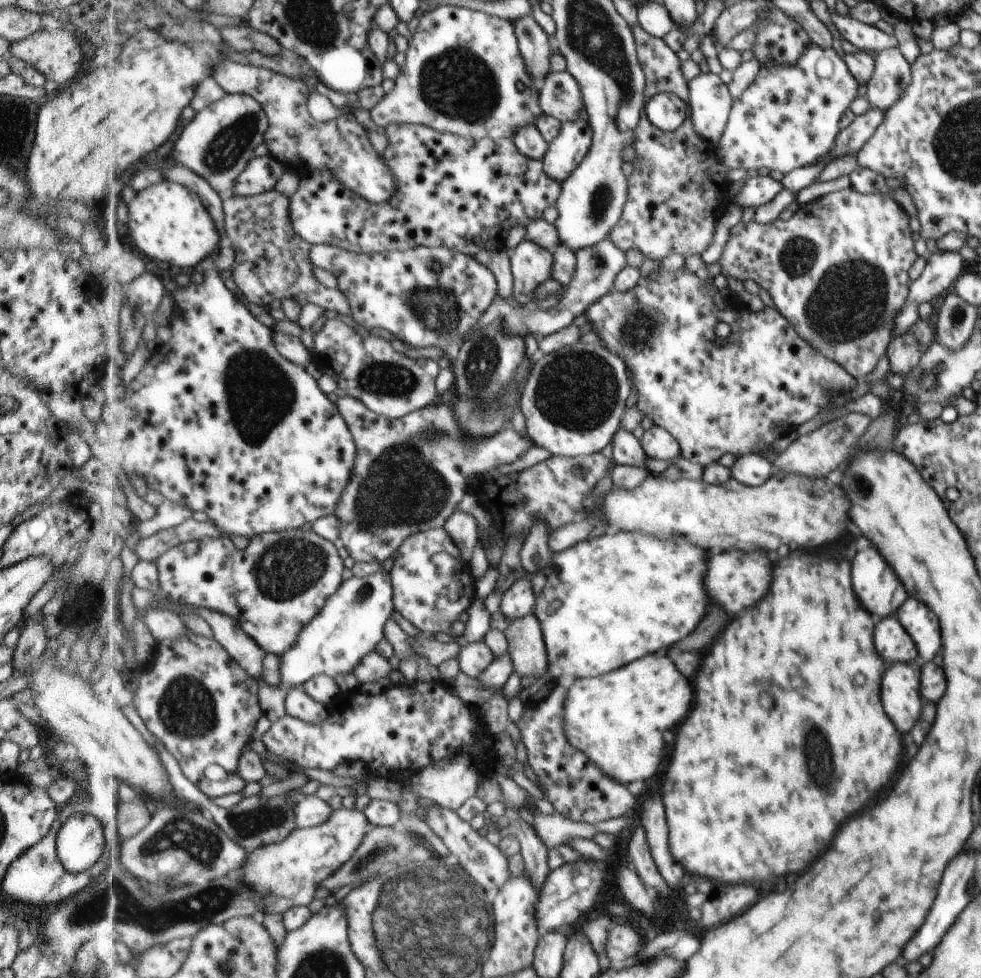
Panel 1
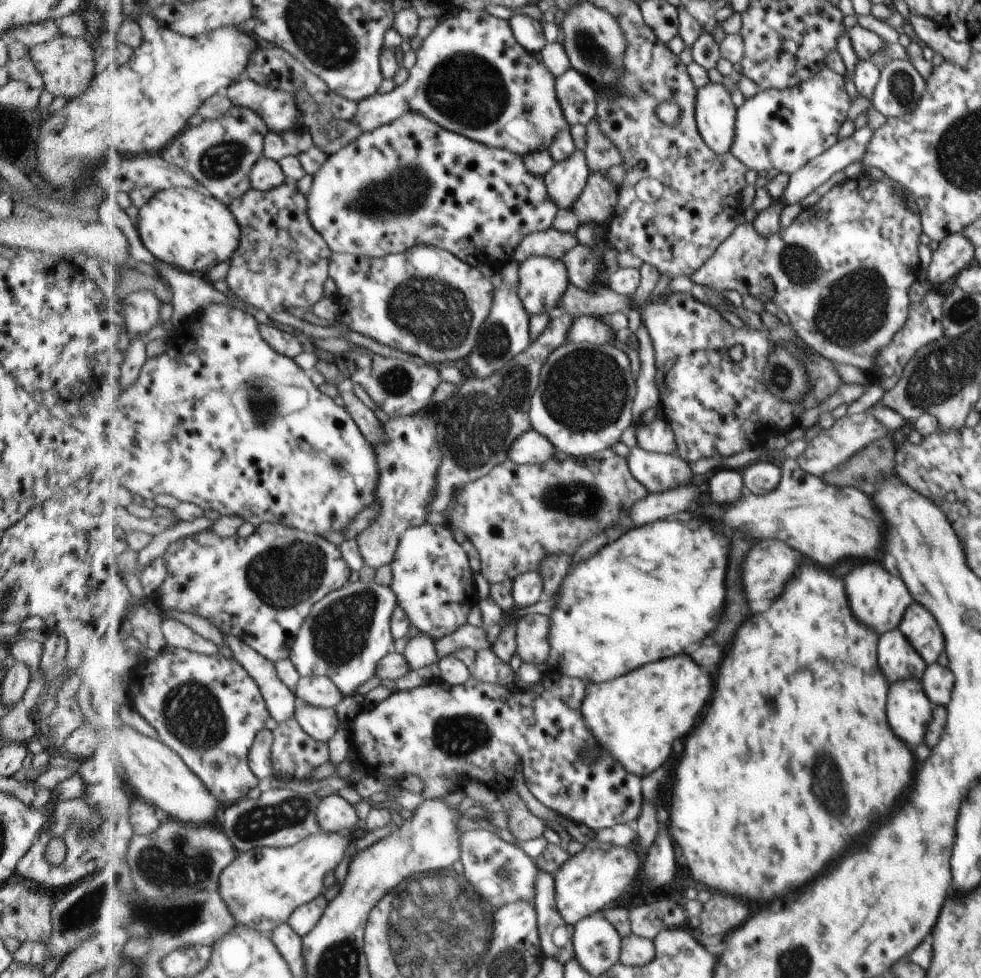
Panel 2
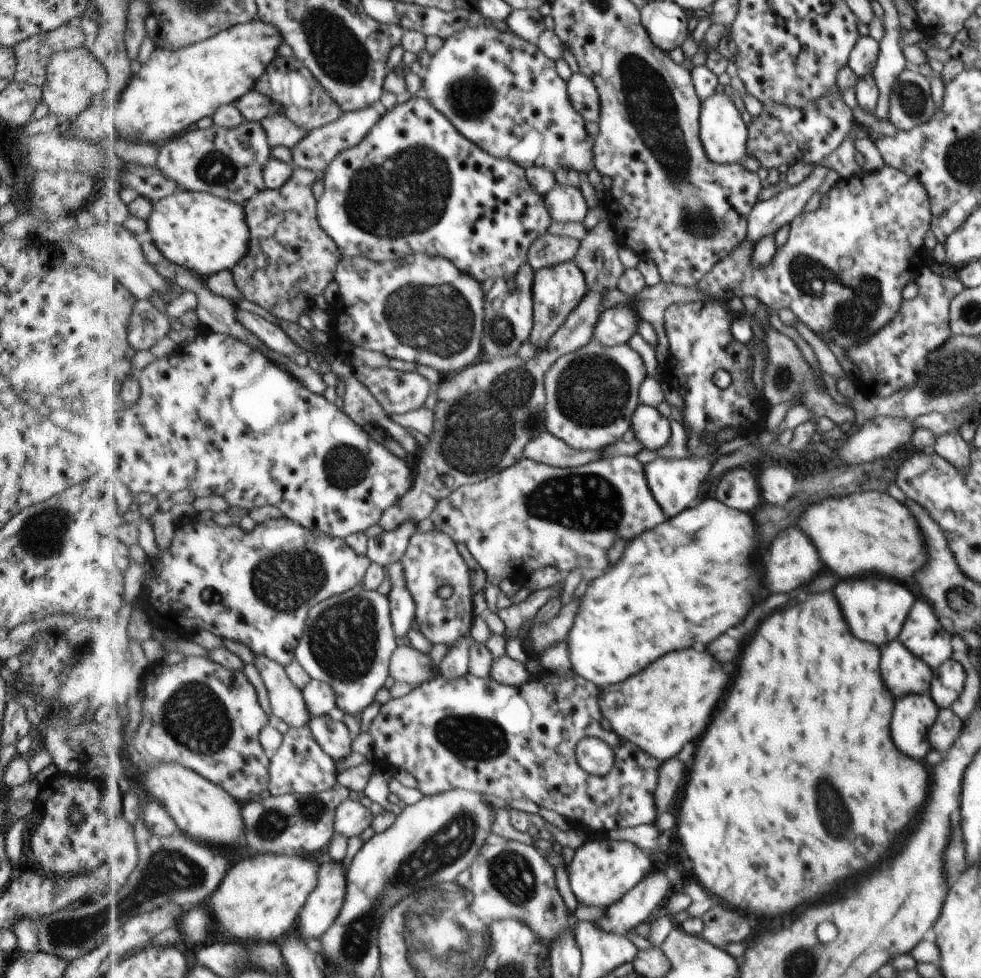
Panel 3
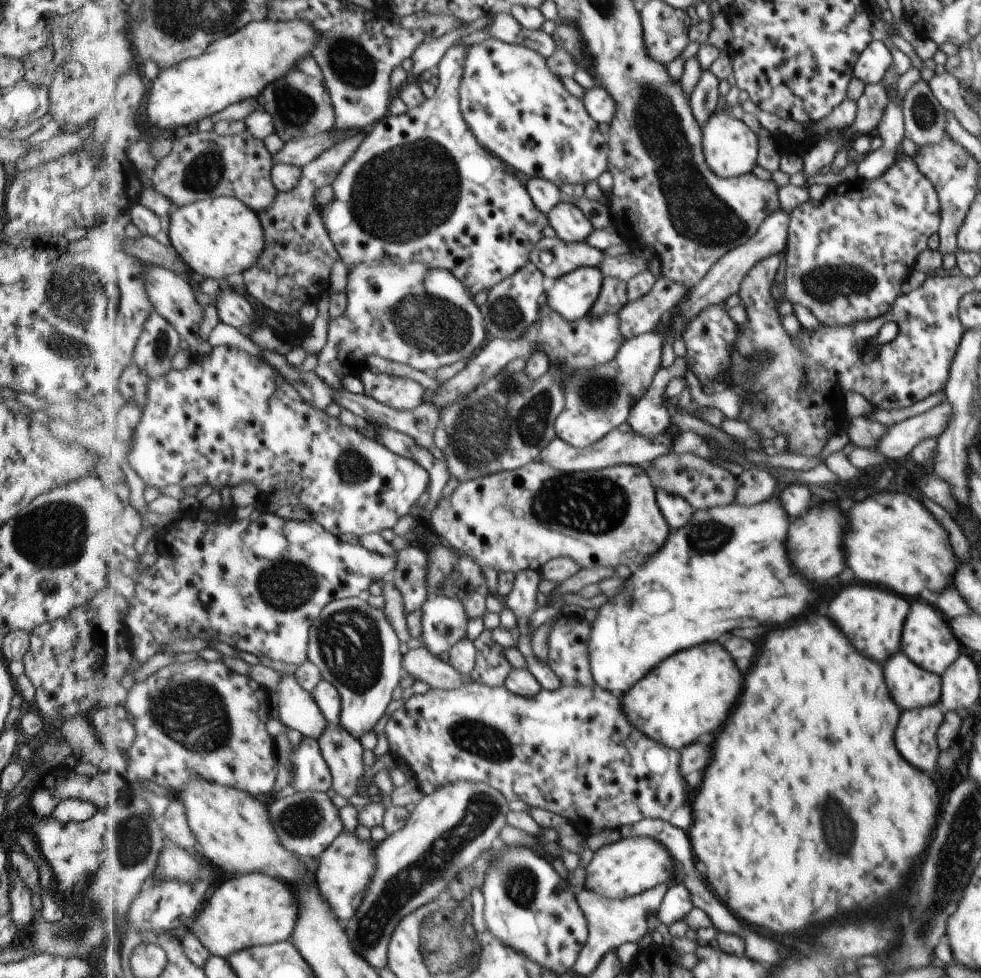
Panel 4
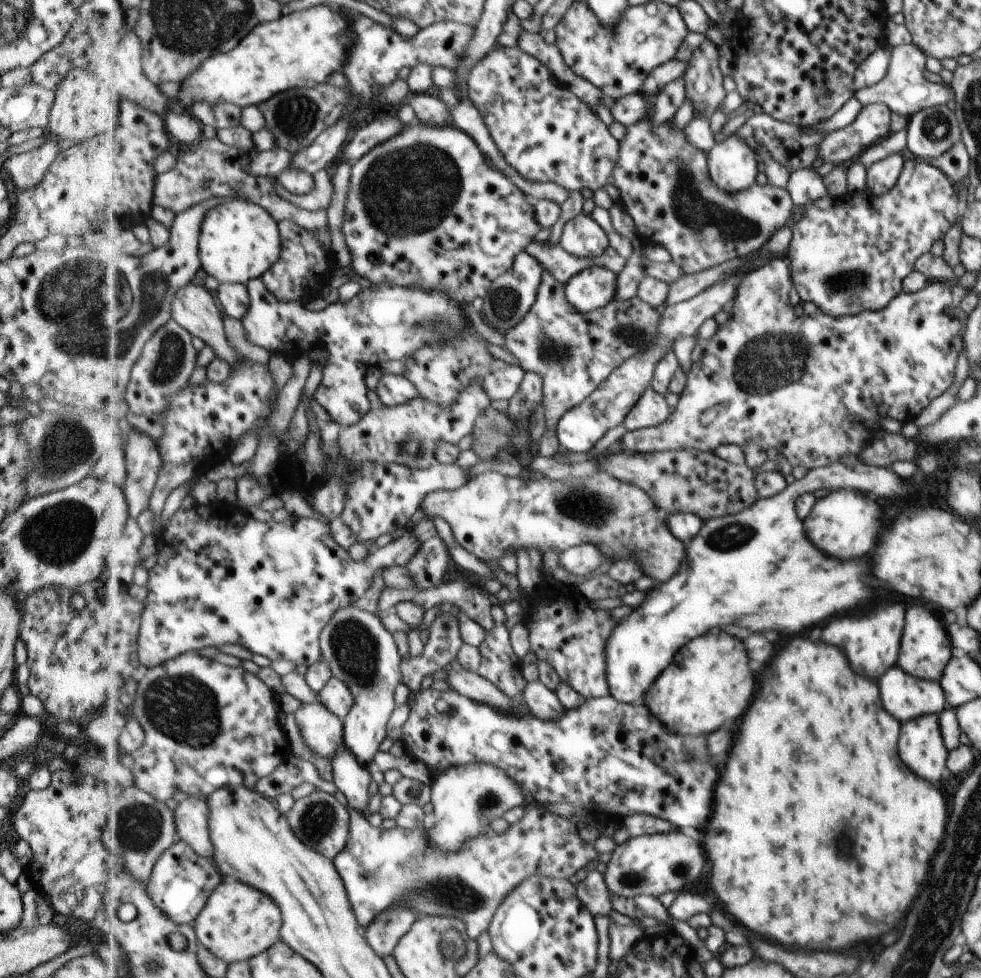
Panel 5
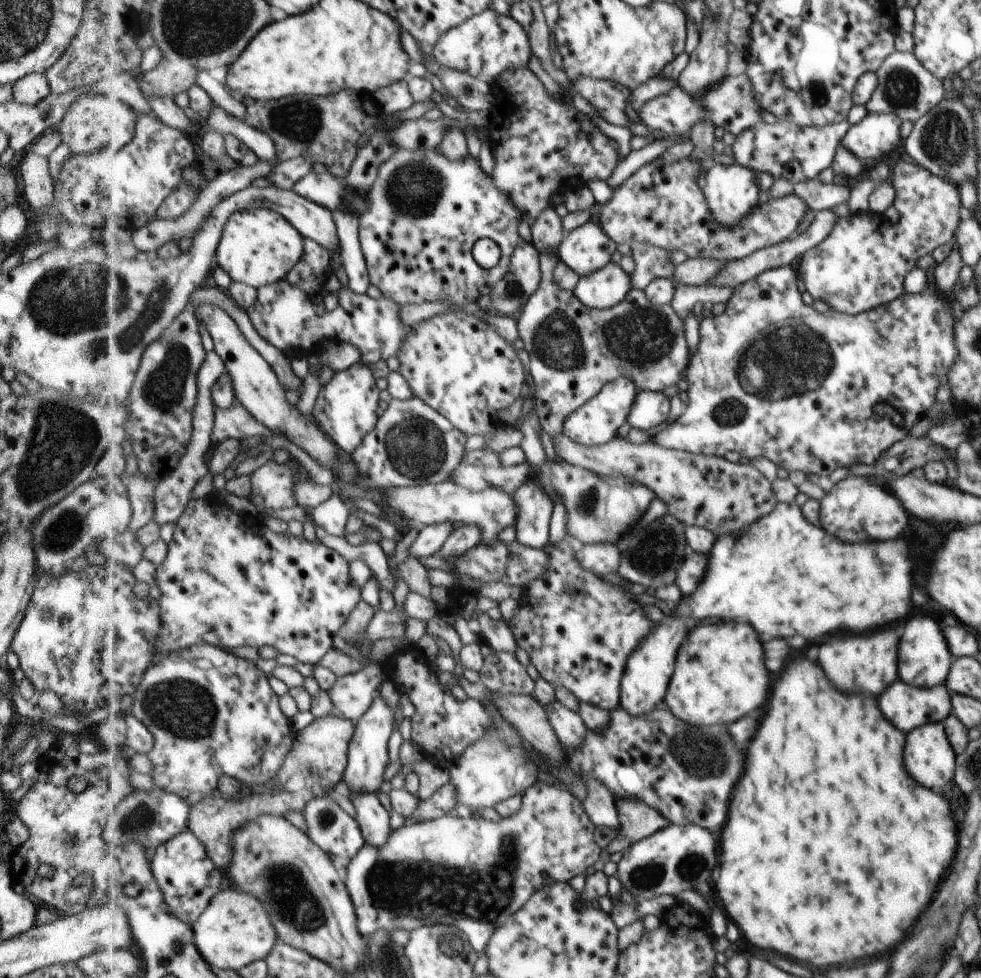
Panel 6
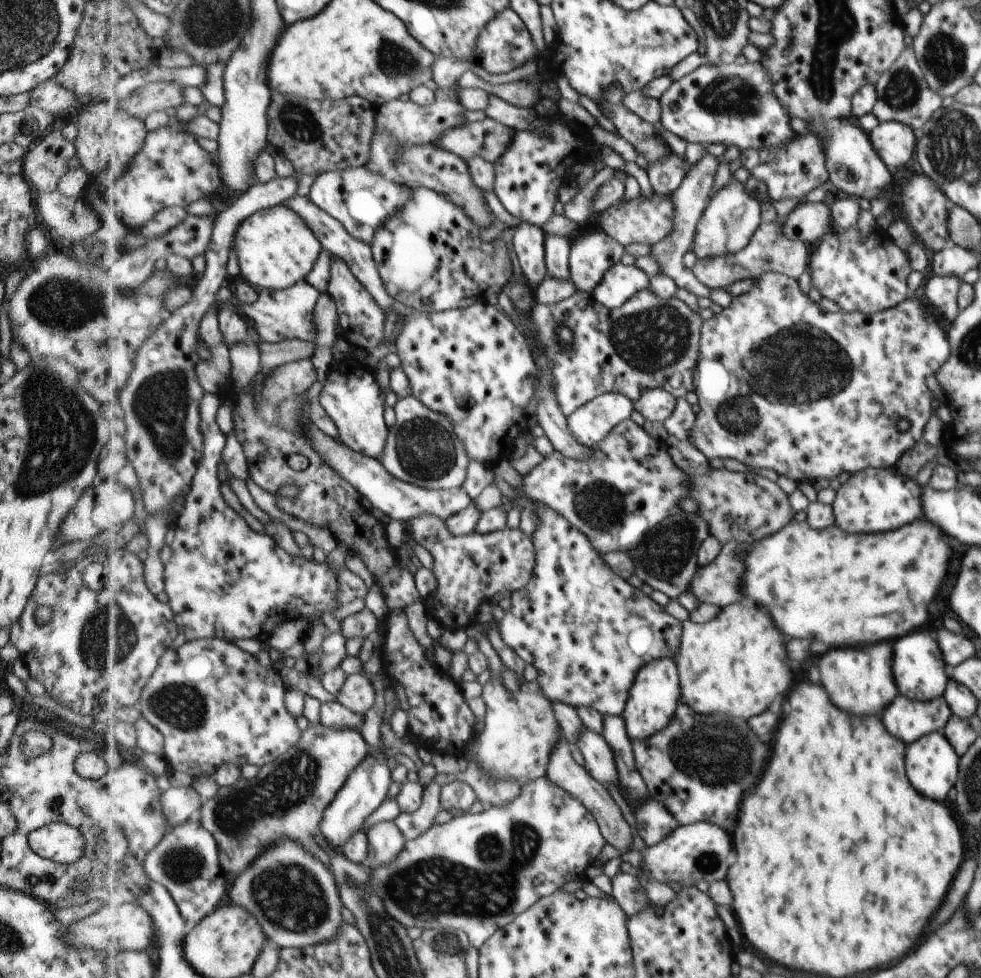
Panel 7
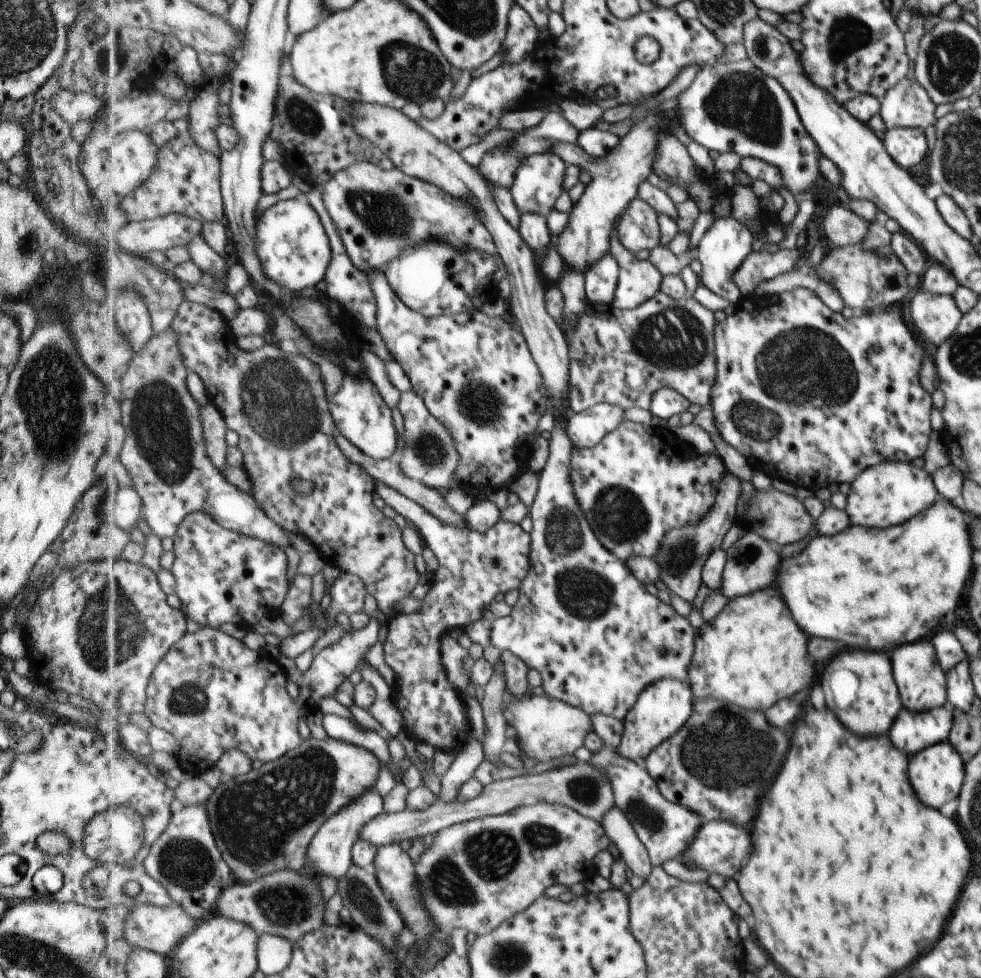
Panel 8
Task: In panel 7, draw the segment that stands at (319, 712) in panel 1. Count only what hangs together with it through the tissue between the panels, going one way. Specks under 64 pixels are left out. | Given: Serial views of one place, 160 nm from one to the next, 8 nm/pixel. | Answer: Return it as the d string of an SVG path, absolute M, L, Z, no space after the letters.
M395 821L376 824L368 832L370 840L367 865L371 869L390 865L406 846L406 838Z

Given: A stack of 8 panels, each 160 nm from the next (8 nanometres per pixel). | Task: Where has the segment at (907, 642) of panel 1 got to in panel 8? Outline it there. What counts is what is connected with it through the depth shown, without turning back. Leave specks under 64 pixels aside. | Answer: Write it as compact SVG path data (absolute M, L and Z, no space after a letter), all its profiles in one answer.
M952 707L934 708L931 711L912 713L901 708L887 732L895 748L903 750L906 756L917 755L919 751L949 739L953 726Z

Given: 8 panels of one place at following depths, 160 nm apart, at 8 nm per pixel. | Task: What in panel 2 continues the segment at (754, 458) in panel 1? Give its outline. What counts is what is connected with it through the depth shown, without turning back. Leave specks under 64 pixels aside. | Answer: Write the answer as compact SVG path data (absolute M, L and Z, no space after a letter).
M762 458L748 467L743 468L743 478L749 493L768 495L779 482L780 468L777 462L762 461Z

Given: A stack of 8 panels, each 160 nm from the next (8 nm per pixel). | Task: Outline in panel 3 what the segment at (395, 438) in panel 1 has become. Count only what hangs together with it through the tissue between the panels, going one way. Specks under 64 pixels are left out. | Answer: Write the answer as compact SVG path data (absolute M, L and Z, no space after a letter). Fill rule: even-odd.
M543 431L526 448L525 458L561 468L580 467L601 459L603 449L580 451L569 446L551 432ZM407 521L394 531L384 531L377 537L368 539L367 556L377 564L389 568L406 555L410 538L415 534L416 523Z

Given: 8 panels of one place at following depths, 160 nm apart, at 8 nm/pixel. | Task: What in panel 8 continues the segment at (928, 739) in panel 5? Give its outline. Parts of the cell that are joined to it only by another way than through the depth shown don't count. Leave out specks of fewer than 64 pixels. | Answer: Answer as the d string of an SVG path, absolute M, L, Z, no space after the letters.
M937 743L911 755L911 784L915 784L915 792L919 792L919 800L929 808L939 808L941 804L953 800L961 793L963 776L963 762L957 751L948 743Z

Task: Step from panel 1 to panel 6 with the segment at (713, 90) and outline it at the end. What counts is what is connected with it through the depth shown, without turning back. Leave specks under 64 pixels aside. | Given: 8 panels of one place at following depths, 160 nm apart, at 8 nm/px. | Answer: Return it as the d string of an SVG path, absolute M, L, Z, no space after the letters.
M737 160L729 166L713 164L701 181L701 187L715 220L727 227L739 226L746 215L759 206L761 194L759 194L757 172L749 166L741 165Z

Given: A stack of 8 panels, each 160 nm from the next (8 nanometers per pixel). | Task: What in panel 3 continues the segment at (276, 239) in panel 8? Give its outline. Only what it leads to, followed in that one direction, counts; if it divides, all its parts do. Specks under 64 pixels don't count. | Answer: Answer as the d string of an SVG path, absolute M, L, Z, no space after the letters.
M179 189L175 194L154 203L154 209L147 224L147 227L140 230L147 237L152 238L161 253L171 262L204 279L224 270L232 271L250 250L251 231L244 205L211 193Z

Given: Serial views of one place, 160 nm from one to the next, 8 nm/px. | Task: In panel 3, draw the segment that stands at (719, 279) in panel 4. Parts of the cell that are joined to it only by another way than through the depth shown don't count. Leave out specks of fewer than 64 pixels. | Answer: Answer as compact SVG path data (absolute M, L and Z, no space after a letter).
M817 164L809 176L797 185L792 185L766 201L759 201L750 214L748 240L755 245L763 237L774 235L781 226L801 214L805 202L811 198L812 193L817 192L827 171Z

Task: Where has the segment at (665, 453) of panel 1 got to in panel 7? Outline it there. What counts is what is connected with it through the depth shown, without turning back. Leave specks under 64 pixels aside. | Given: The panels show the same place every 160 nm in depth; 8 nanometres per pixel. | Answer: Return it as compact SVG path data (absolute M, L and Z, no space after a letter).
M664 388L647 389L634 407L645 420L664 423L678 406L678 397Z

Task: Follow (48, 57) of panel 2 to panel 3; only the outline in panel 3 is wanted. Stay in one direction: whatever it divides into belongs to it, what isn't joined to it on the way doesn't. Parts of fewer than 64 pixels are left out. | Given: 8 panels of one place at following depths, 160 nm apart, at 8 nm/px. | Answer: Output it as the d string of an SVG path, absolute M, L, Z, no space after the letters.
M87 45L68 51L59 51L53 54L47 63L46 79L41 86L41 90L41 102L47 106L48 114L56 116L58 121L66 119L74 121L75 117L89 106L95 95L101 97L103 92L107 90L107 74L98 60L91 54Z

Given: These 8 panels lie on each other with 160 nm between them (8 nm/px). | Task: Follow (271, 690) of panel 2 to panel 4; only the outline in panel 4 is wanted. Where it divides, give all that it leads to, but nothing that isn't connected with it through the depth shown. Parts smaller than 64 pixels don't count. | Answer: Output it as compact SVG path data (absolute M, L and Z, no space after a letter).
M281 672L279 688L274 692L278 698L276 708L279 720L283 725L319 741L329 723L315 698L297 682L296 676Z

